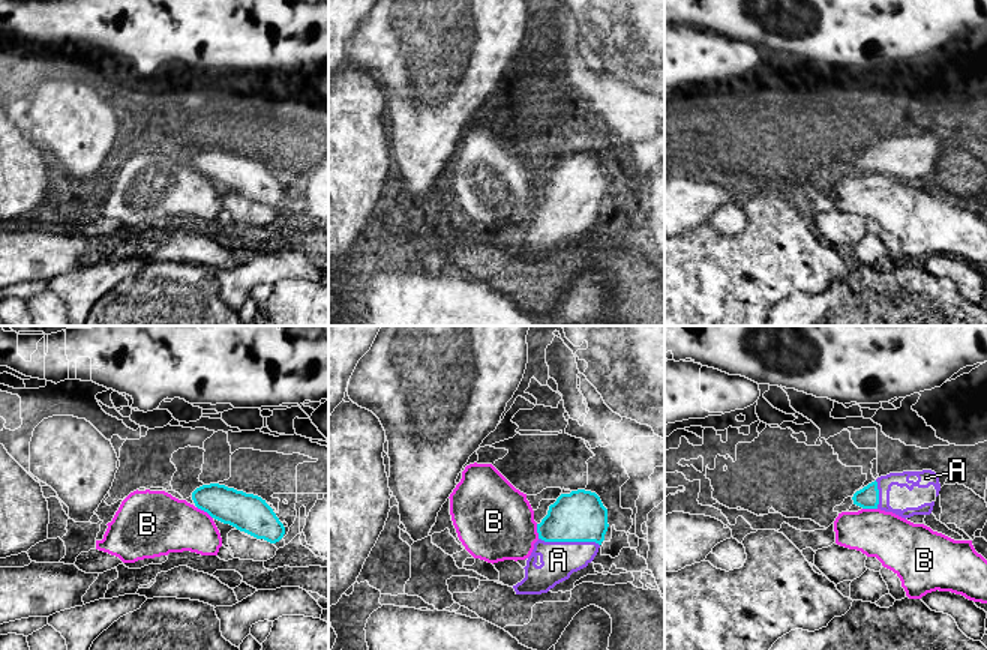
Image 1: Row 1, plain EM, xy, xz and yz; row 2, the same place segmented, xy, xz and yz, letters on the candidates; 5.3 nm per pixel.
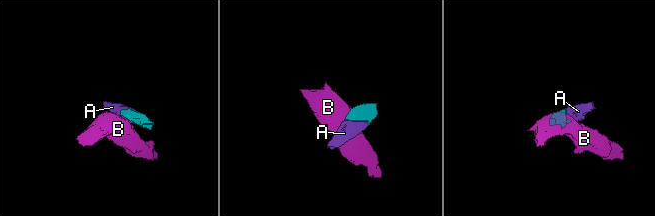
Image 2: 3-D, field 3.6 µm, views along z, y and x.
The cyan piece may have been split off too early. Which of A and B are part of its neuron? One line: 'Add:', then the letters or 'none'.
Add: A

